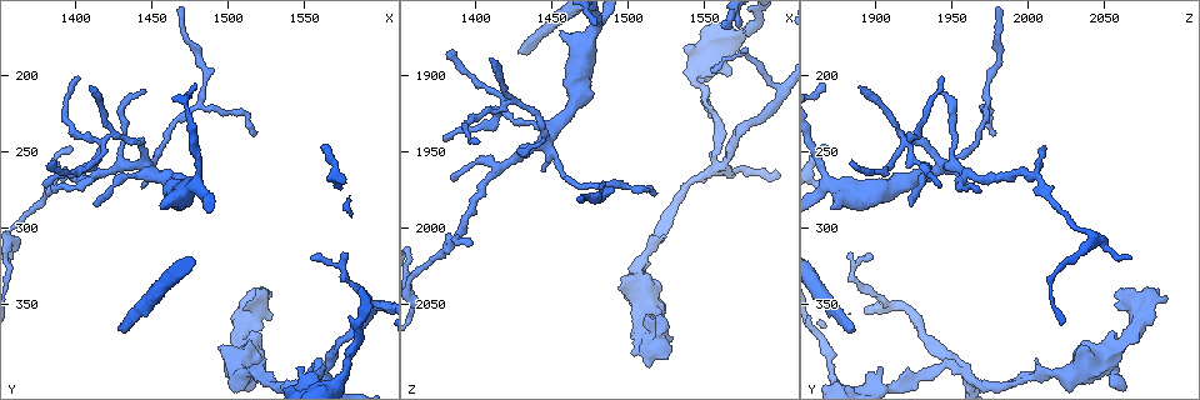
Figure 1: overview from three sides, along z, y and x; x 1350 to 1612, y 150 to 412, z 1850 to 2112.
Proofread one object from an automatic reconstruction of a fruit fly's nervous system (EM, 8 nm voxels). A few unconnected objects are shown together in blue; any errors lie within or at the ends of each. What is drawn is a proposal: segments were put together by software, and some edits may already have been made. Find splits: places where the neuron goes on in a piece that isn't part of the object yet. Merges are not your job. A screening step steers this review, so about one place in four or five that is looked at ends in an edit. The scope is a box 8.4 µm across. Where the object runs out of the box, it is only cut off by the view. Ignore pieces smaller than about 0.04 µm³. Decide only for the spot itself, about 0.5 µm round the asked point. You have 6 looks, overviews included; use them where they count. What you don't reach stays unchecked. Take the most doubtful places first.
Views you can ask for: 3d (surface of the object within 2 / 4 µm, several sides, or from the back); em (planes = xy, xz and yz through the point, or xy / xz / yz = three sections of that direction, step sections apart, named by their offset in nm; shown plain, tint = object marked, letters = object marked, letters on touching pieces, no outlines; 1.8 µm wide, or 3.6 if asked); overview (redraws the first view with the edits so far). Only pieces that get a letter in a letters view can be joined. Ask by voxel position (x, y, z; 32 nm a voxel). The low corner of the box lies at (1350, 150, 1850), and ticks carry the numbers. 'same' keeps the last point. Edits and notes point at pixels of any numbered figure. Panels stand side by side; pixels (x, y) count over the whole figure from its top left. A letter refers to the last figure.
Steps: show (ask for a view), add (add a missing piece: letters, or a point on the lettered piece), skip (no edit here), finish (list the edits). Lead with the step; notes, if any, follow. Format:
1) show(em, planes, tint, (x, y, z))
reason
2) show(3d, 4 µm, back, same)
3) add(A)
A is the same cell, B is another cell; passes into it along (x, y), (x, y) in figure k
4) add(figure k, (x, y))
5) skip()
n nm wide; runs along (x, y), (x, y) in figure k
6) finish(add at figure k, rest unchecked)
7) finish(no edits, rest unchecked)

show(em, yz, step 4, tint, (1556, 388, 1946))
looks like a crossing

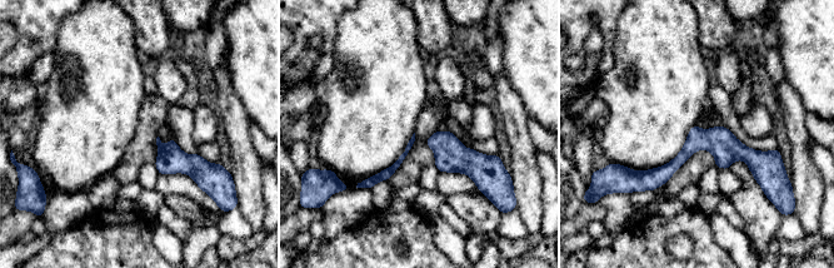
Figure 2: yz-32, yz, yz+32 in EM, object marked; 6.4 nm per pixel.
show(em, xy, step 8, letters, same)
another direction

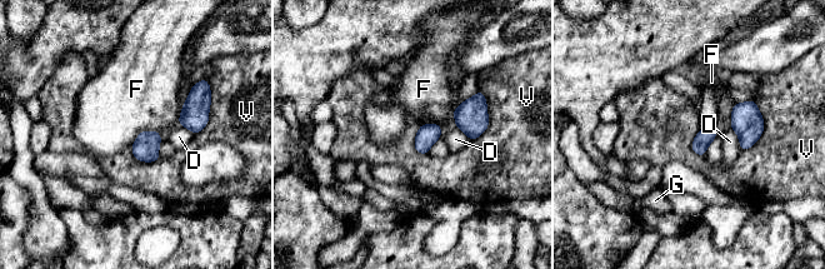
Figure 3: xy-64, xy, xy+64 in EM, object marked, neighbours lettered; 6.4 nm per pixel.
skip()
D, F, G and V are other cells; border along (755, 100), (764, 130), (741, 152) in figure 3; none of them fits

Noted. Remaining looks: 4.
show(3d, 4 µm, (1408, 206, 1888))
an open end

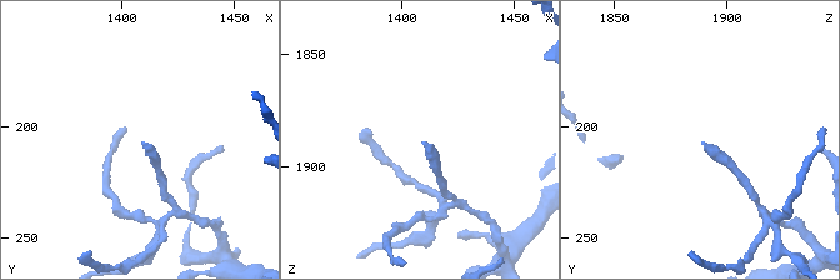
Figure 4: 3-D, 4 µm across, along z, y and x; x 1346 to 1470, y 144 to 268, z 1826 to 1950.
show(em, xz, step 8, letters, (1410, 206, 1891))
shape alone is not enough

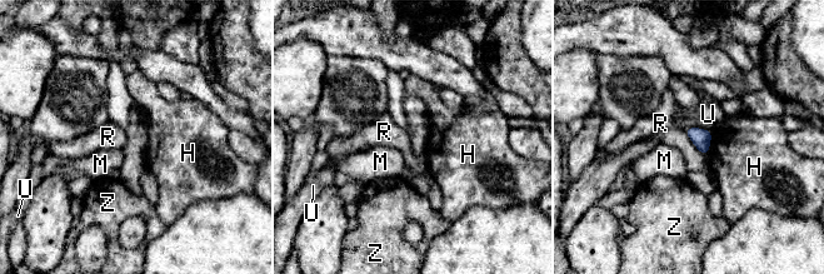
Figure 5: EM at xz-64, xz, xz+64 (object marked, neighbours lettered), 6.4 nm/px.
show(em, planes, letters, same)

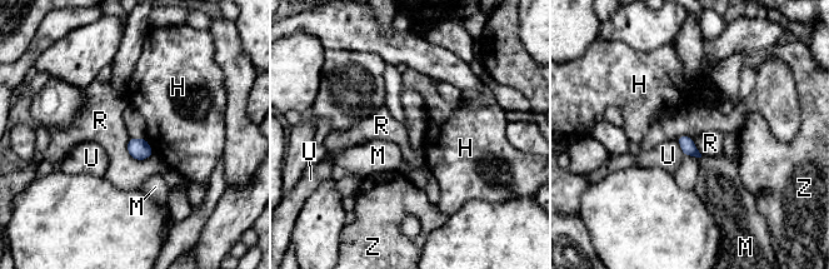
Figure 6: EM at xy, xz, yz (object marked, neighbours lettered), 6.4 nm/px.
skip()
R touches over 190 nm; H, M, R, U and Z are other cells; none of them fits

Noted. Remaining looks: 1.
finish(no edits, rest unchecked)

